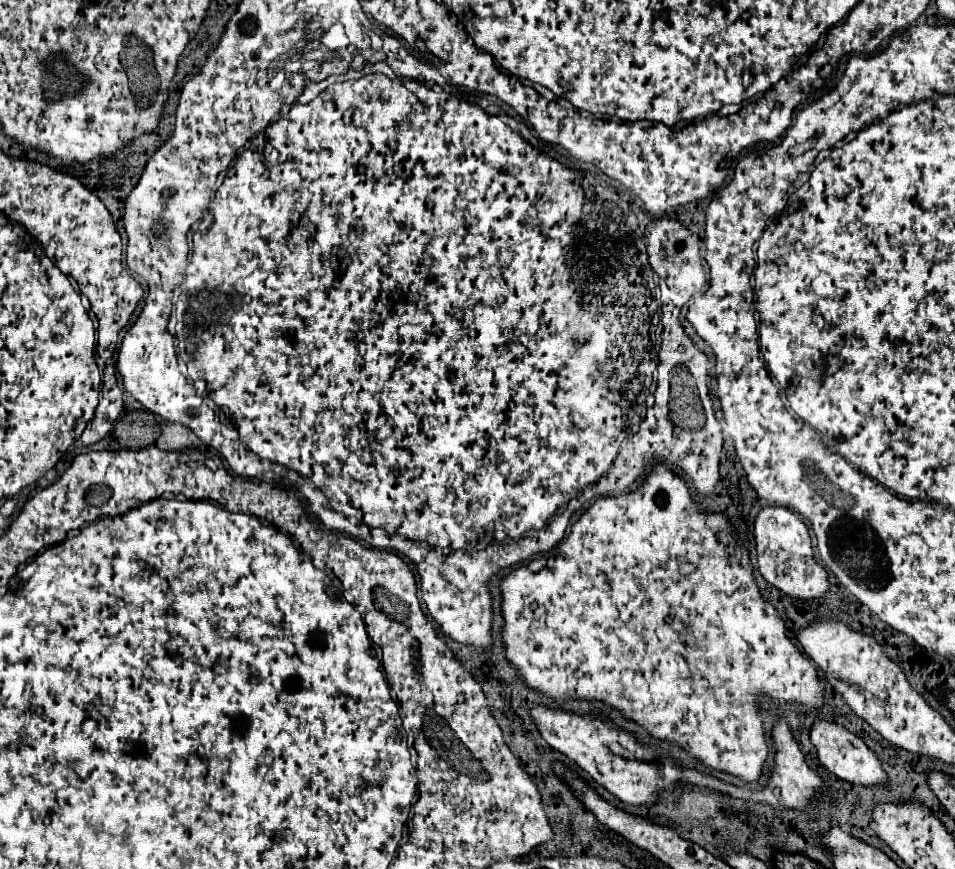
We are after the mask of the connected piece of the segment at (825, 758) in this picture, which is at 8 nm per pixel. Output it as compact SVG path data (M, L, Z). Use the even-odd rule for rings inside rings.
M816 719L810 729L810 739L812 739L812 745L816 747L820 763L836 777L846 779L850 783L858 783L858 785L874 785L874 783L886 781L886 775L880 767L878 757L868 749L868 745L860 737L856 737L842 725L828 719Z

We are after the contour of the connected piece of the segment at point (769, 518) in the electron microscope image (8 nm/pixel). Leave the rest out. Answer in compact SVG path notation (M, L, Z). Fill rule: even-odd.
M764 507L754 523L758 569L762 577L796 599L816 599L828 591L828 575L812 555L812 539L806 523L788 507Z

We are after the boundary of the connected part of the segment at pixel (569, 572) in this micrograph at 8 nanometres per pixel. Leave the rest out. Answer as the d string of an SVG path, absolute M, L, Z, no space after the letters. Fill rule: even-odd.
M656 465L638 491L622 497L598 499L582 513L582 517L574 523L570 535L558 545L558 549L554 549L554 553L546 557L546 565L532 569L532 563L524 563L502 579L502 611L506 621L502 639L506 643L508 661L518 667L518 673L524 677L526 685L536 687L554 699L580 697L606 701L612 707L620 709L626 717L632 717L634 721L644 725L644 729L650 731L654 737L680 743L708 767L740 775L746 781L758 779L760 769L768 757L768 747L764 741L764 721L756 713L756 695L764 693L780 701L794 699L802 701L808 707L818 707L824 685L816 677L814 663L804 657L798 647L786 637L784 621L778 617L776 609L762 599L754 583L748 551L744 551L742 547L736 549L734 545L720 543L718 535L726 529L728 519L722 513L702 513L694 505L686 483L664 465ZM666 617L672 617L672 623L666 623Z

